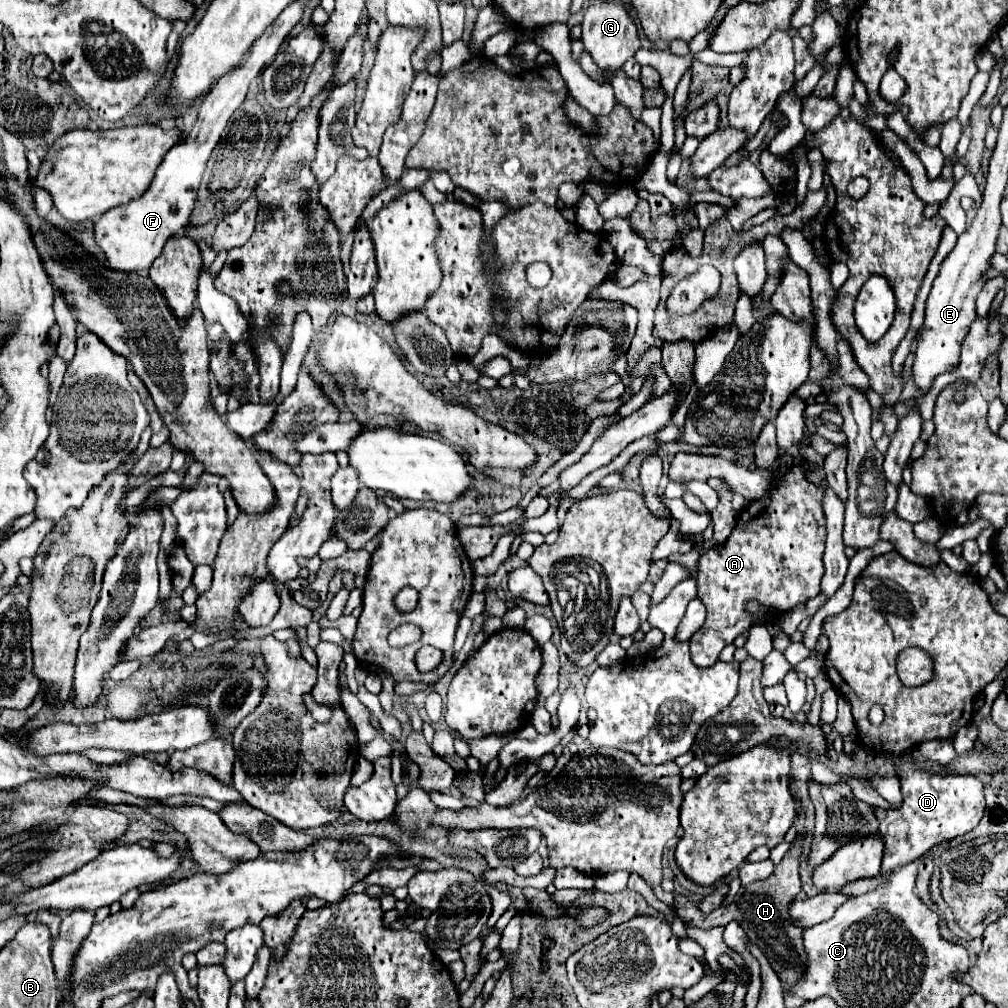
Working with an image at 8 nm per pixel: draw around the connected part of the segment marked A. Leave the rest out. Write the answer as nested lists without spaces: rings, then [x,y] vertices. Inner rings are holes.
[[[797,459],[789,473],[769,487],[763,499],[751,501],[745,511],[739,515],[737,527],[729,535],[729,539],[719,549],[709,549],[701,555],[697,565],[697,585],[699,599],[707,607],[707,621],[703,627],[691,637],[691,659],[699,667],[711,667],[717,663],[719,653],[725,645],[733,643],[745,629],[749,629],[755,621],[745,611],[745,603],[755,599],[769,609],[771,615],[781,615],[785,611],[795,609],[797,605],[809,601],[811,597],[821,593],[821,577],[823,577],[823,549],[825,549],[825,517],[821,509],[825,491],[811,485],[805,479],[805,465]]]

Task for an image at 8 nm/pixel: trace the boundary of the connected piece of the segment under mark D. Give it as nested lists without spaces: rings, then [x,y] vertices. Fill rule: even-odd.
[[[899,761],[897,769],[903,775],[901,809],[893,811],[893,809],[872,806],[875,817],[879,819],[879,833],[883,835],[883,841],[885,841],[885,855],[883,855],[883,865],[881,865],[883,871],[899,869],[919,859],[923,853],[931,851],[935,845],[969,833],[971,829],[979,825],[979,821],[983,819],[983,811],[985,811],[983,781],[979,777],[929,775],[909,765],[907,761]]]

